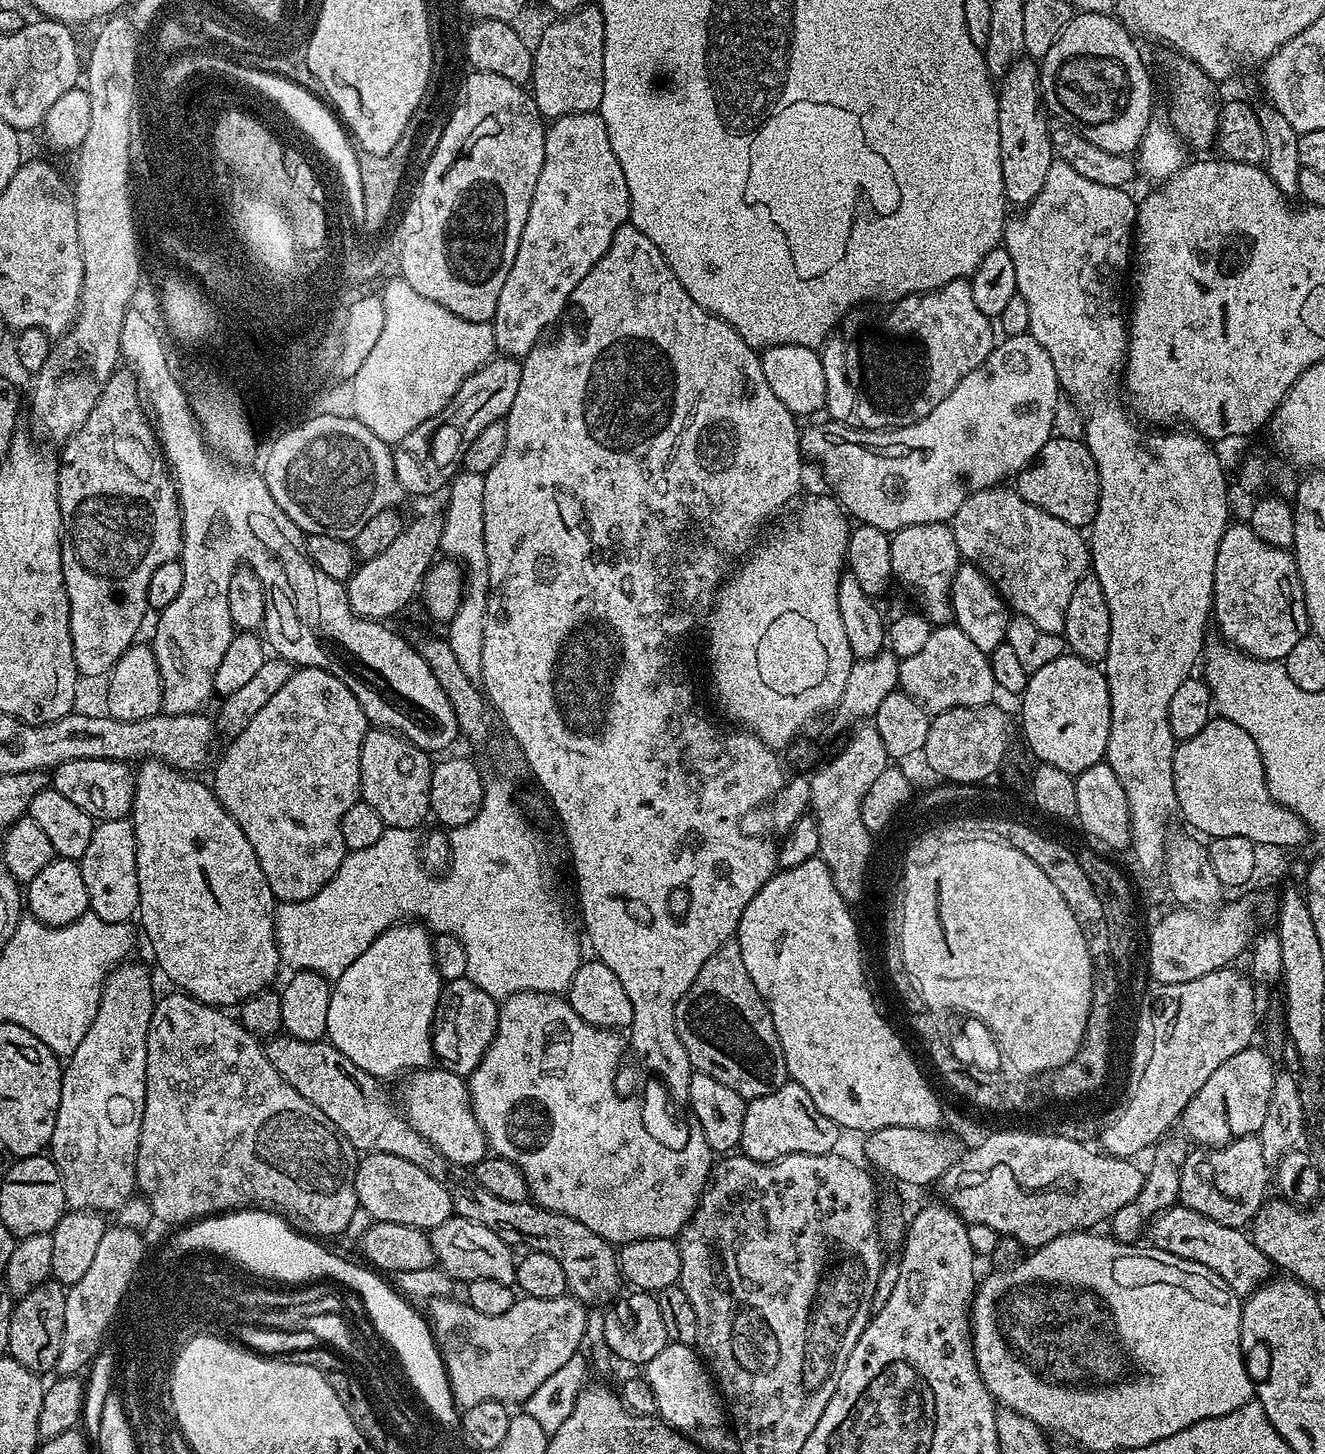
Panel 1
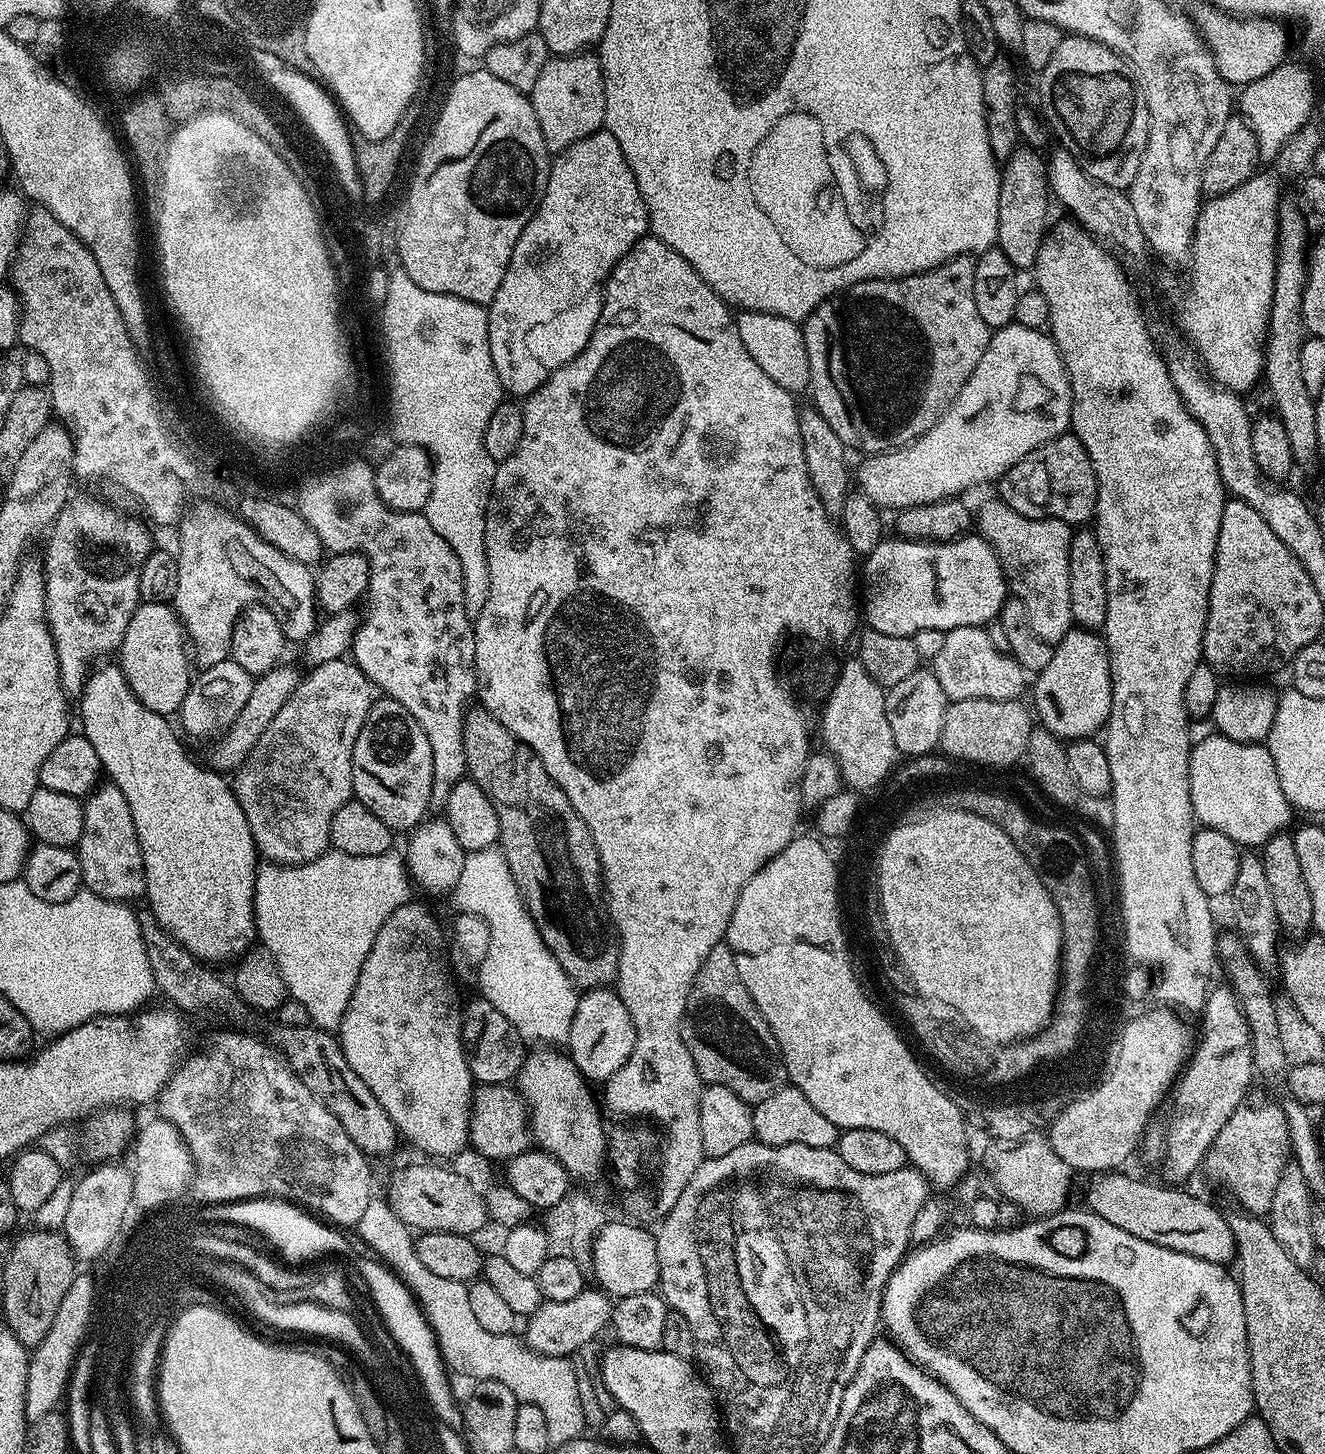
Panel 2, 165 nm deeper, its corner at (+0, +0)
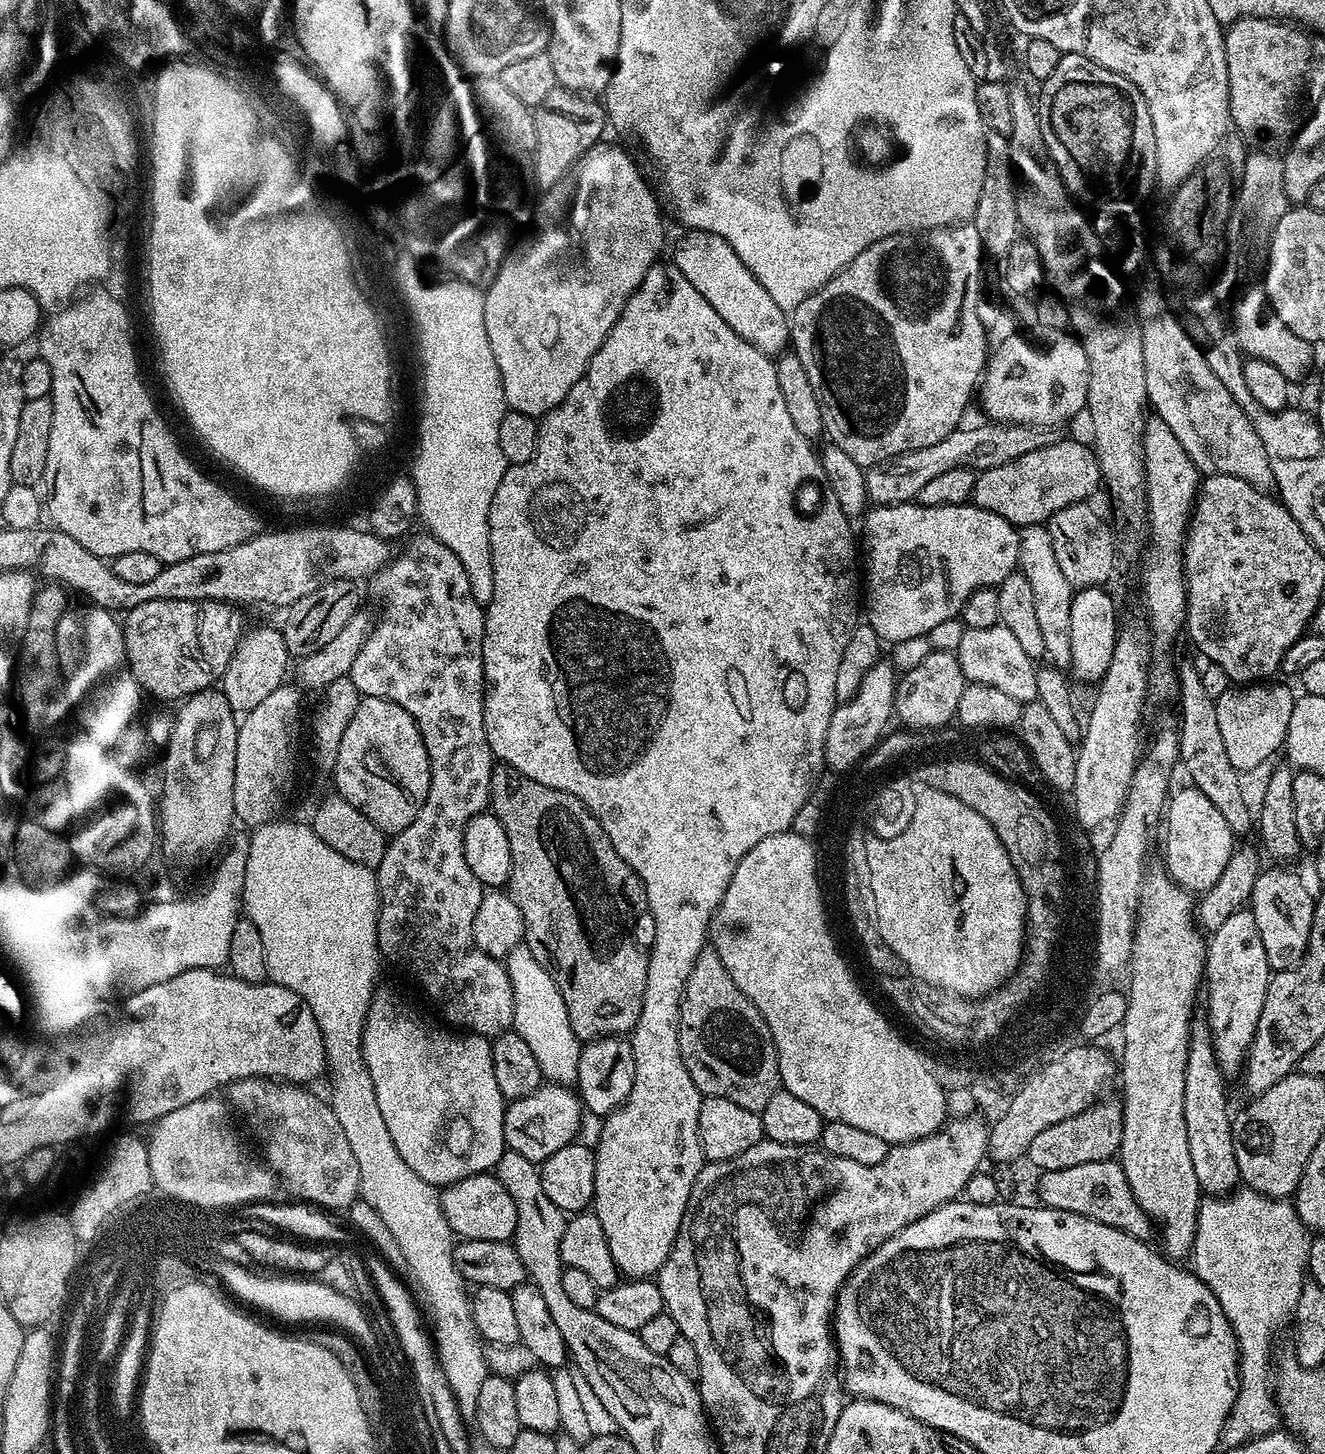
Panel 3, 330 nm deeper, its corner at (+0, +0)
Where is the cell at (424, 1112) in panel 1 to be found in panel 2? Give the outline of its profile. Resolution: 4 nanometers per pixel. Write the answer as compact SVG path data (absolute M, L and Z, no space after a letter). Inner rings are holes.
M482 1084L472 1094L472 1117L468 1127L471 1147L488 1160L513 1160L518 1154L529 1151L532 1139L530 1113L524 1097L515 1087L506 1084Z

